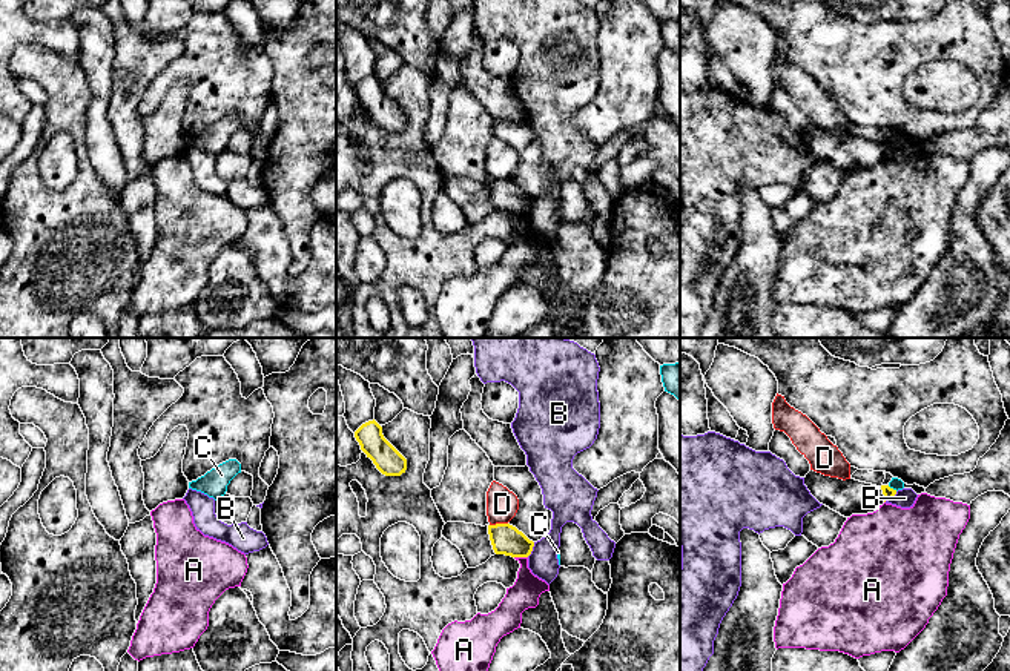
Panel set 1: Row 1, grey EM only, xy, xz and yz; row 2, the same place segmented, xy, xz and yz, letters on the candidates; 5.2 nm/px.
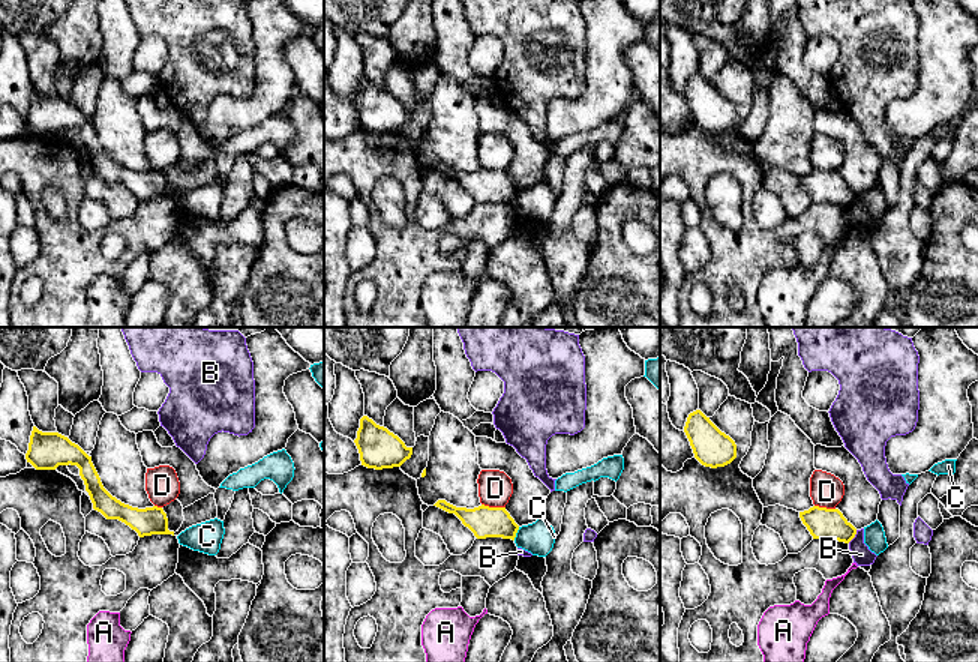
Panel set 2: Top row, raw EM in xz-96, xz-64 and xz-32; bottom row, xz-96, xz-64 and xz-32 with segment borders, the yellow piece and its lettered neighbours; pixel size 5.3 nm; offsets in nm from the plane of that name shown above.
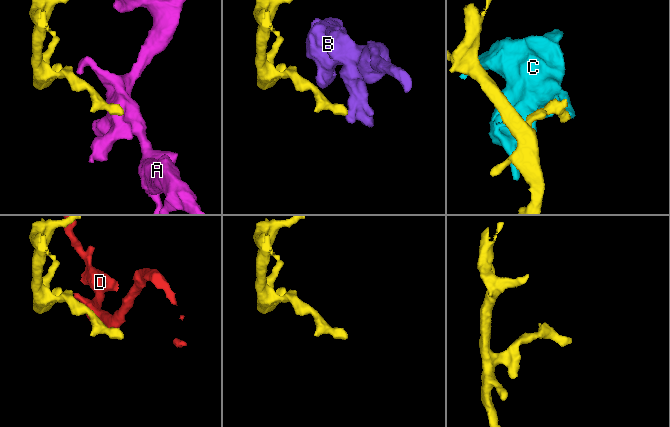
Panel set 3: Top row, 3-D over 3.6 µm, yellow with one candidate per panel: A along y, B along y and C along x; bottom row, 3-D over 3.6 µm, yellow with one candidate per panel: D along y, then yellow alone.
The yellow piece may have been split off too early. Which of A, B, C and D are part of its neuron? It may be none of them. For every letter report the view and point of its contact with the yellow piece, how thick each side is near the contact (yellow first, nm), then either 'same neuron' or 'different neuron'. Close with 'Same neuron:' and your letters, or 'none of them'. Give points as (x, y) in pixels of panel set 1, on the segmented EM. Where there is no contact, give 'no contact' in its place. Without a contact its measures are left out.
A: xz (521, 556) | 160/150 nm | different neuron
B: xz (531, 550) | 160/150 nm | different neuron
C: yz (892, 489) | 60/70 nm | different neuron
D: xz (498, 524) | 160/160 nm | different neuron
Same neuron: none of them

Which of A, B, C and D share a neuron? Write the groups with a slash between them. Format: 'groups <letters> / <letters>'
groups A / B / C / D

